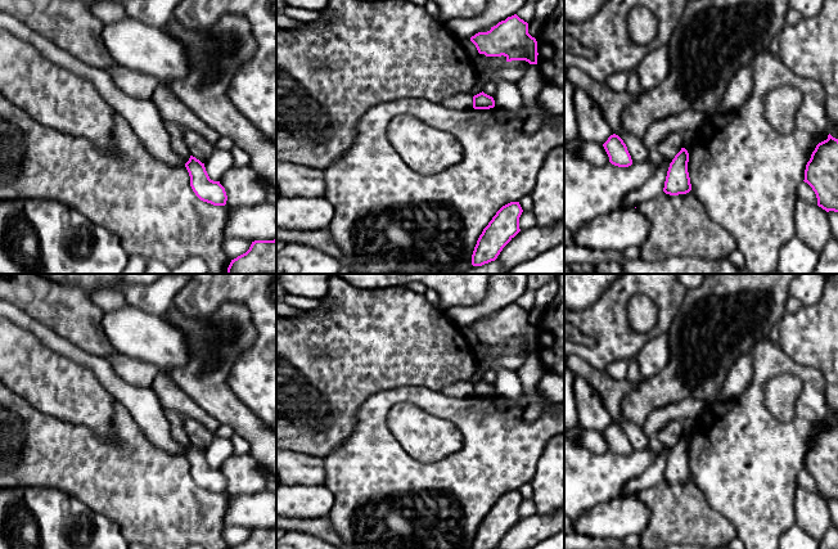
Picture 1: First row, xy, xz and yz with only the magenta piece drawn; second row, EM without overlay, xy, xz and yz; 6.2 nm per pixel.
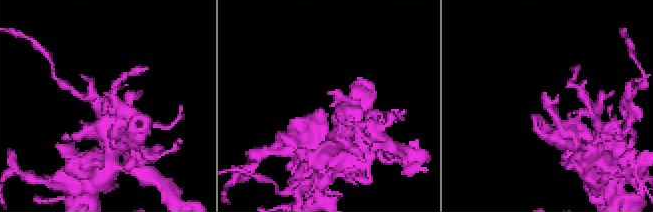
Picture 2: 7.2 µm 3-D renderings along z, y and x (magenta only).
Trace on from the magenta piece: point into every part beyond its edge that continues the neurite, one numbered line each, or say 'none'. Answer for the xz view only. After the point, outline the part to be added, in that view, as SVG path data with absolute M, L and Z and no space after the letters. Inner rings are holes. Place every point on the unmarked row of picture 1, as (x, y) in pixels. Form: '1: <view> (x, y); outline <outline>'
none

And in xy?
none

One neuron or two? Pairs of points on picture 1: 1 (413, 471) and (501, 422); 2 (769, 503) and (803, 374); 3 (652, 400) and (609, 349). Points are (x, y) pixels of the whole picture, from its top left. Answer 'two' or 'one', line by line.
1: one
2: one
3: two

